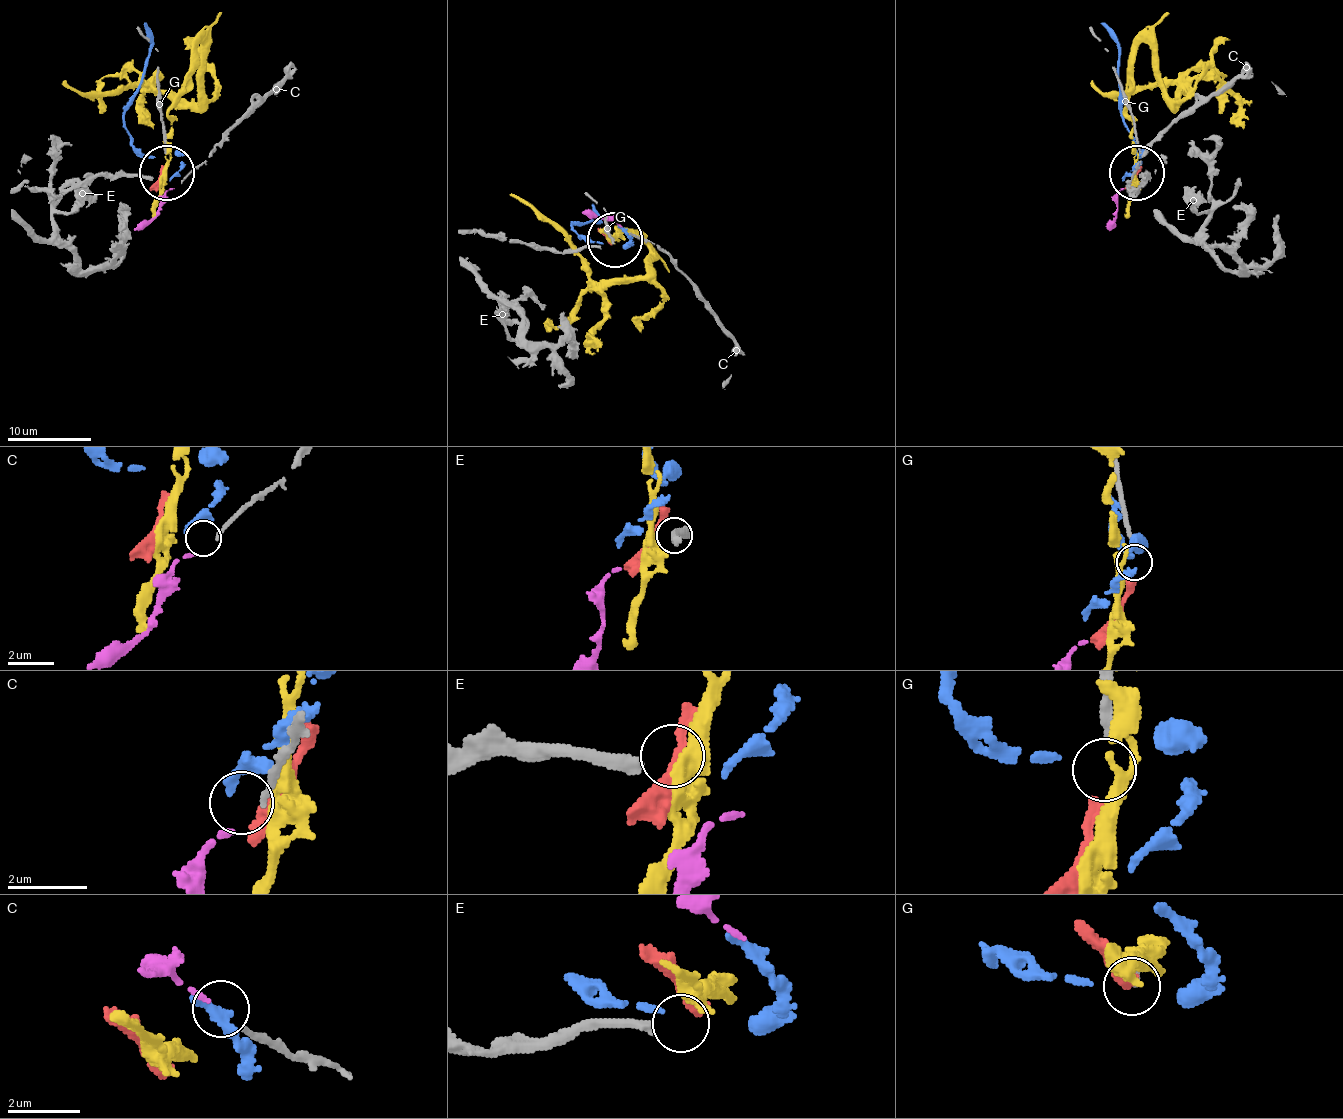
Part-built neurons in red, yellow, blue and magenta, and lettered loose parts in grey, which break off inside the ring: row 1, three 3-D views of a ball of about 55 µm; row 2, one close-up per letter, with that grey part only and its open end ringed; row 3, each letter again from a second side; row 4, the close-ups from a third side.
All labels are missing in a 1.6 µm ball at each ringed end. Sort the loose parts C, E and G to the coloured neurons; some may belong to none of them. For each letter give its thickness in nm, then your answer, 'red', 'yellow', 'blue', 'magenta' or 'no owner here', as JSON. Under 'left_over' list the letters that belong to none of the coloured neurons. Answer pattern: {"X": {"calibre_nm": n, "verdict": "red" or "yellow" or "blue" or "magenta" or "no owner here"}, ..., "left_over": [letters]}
{"C": {"calibre_nm": 150, "verdict": "magenta"}, "E": {"calibre_nm": 280, "verdict": "no owner here"}, "G": {"calibre_nm": 170, "verdict": "red"}, "left_over": ["E"]}

